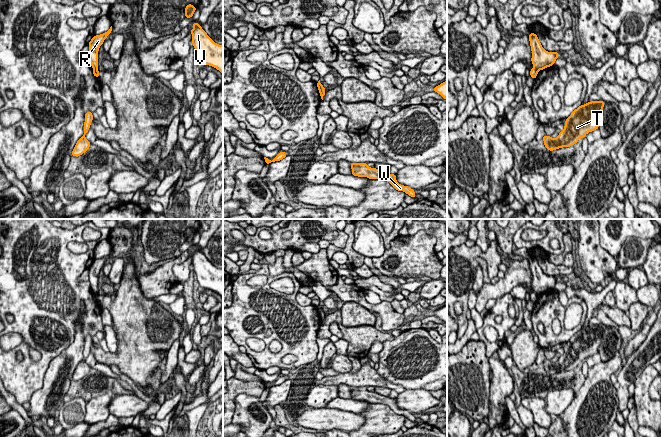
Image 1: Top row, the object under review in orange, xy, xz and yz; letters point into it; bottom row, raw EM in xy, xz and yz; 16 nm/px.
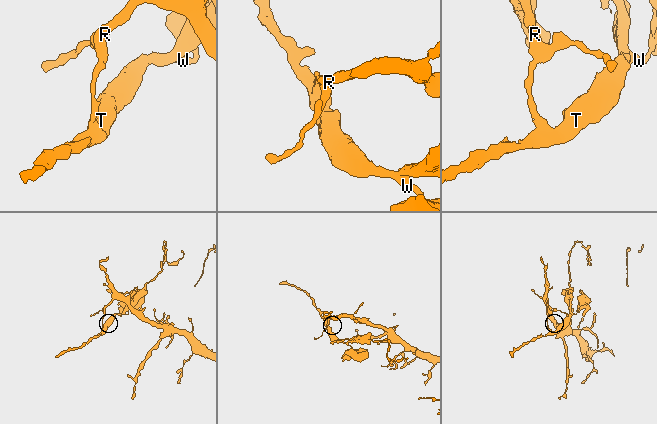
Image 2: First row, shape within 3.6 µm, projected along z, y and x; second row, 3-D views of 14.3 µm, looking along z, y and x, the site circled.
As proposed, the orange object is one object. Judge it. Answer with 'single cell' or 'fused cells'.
fused cells

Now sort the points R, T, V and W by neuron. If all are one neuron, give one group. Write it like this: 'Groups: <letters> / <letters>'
Groups: R V / T W

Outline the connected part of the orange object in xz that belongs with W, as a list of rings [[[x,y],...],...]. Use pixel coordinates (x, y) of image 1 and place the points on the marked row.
[[[350,163],[352,174],[358,177],[367,177],[369,179],[385,180],[389,182],[396,190],[403,191],[409,196],[415,198],[416,193],[408,186],[400,185],[396,180],[396,174],[385,173],[376,168],[370,168],[367,163]]]

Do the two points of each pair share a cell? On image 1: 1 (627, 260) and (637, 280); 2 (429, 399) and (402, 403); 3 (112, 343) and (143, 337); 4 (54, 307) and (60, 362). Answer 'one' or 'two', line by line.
1: two
2: one
3: two
4: two

